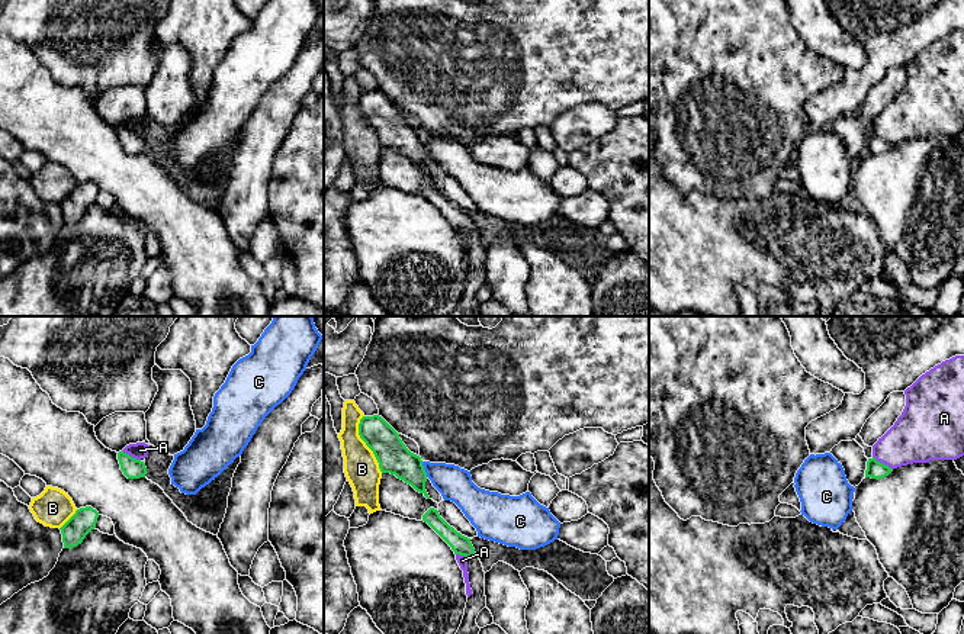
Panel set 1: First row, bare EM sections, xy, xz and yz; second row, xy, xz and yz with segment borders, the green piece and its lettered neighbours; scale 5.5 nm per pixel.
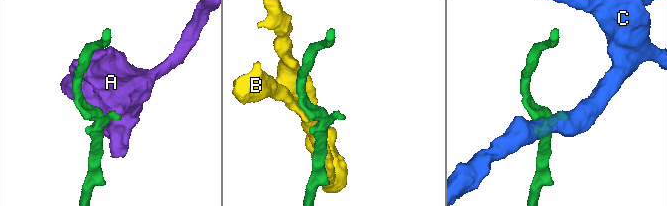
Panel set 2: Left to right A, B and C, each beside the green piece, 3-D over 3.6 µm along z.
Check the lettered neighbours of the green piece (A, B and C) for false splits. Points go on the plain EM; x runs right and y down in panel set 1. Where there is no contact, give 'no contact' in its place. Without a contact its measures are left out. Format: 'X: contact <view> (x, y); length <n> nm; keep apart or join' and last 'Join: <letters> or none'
A: contact yz (881, 138); length 130 nm; keep apart
B: contact xz (366, 119); length 340 nm; keep apart
C: contact xz (423, 144); length 90 nm; keep apart
Join: none

